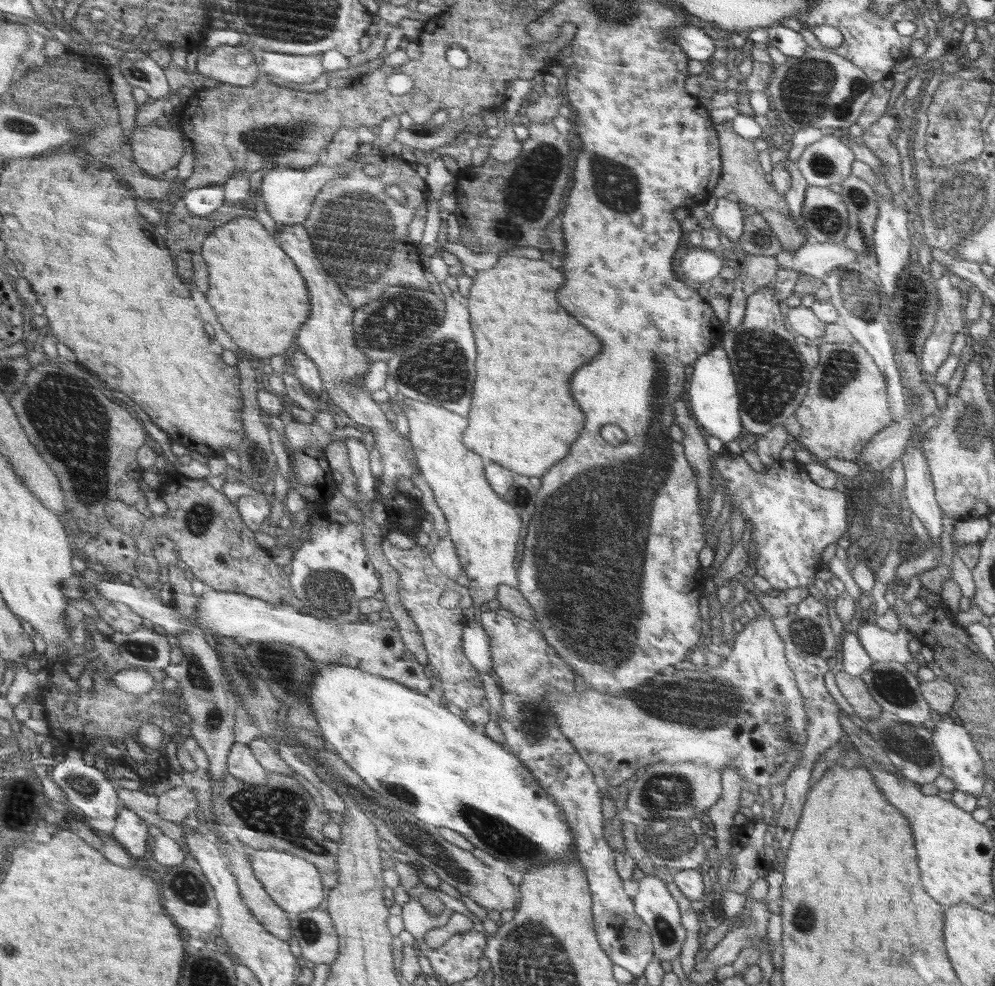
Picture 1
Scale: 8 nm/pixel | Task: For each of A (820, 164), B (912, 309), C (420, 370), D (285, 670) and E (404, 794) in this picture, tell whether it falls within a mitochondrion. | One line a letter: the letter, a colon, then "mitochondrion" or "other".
A: mitochondrion
B: mitochondrion
C: mitochondrion
D: mitochondrion
E: mitochondrion

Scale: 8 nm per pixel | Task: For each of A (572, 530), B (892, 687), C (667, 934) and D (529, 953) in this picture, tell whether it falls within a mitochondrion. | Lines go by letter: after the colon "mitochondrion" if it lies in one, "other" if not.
A: mitochondrion
B: mitochondrion
C: mitochondrion
D: mitochondrion

